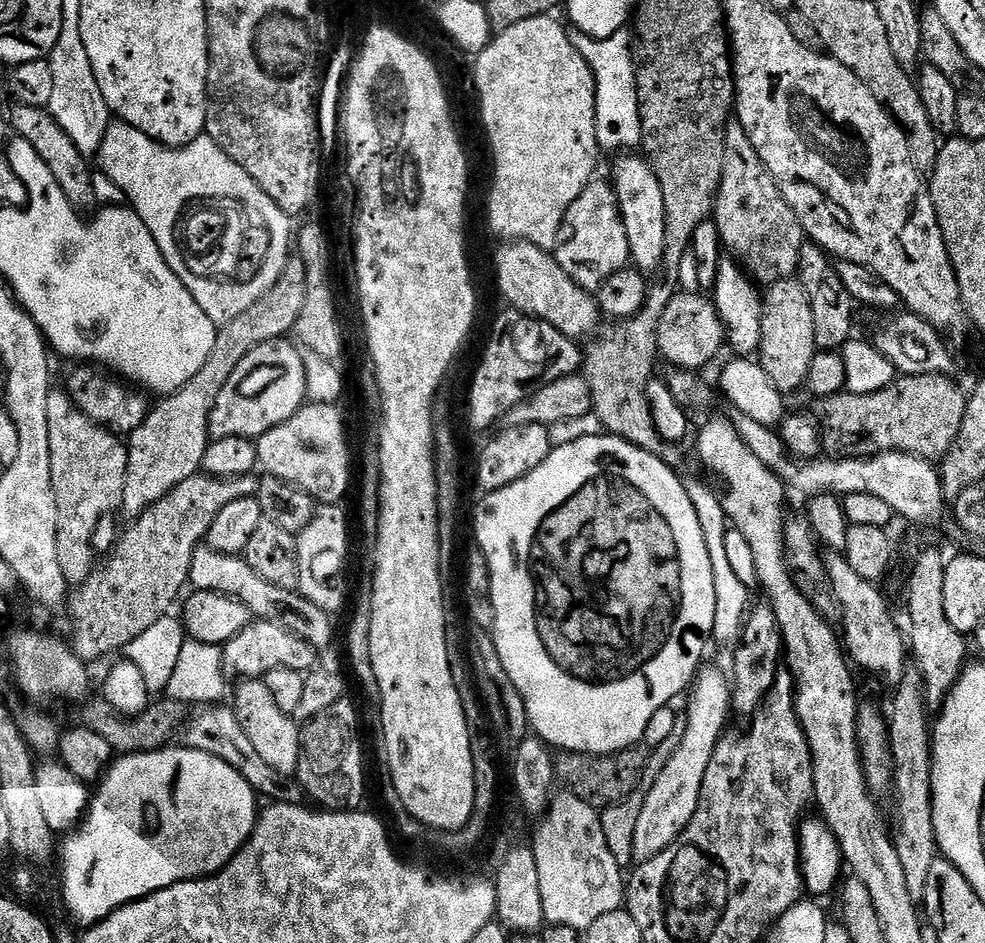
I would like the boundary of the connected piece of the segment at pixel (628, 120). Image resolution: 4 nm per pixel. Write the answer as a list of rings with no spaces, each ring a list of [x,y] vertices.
[[[568,28],[570,42],[586,58],[596,79],[596,146],[603,153],[636,150],[641,147],[642,118],[638,110],[634,36],[625,30],[610,38],[595,40],[576,28]]]

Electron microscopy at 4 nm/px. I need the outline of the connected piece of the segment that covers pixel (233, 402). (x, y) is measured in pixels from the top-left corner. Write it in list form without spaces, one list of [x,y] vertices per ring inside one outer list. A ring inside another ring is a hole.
[[[288,338],[271,340],[250,350],[250,354],[238,362],[238,370],[230,374],[230,382],[222,386],[222,394],[218,394],[218,402],[214,402],[210,414],[209,437],[212,440],[231,436],[259,438],[289,420],[307,400],[306,366],[301,349]]]

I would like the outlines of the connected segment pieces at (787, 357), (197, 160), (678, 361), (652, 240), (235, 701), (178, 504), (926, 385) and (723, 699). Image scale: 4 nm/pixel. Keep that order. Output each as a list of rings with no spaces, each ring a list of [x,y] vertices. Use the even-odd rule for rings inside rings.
[[[789,278],[767,285],[762,299],[758,363],[780,392],[791,394],[799,388],[801,391],[808,383],[810,362],[814,362],[818,351],[814,342],[814,314],[810,311],[810,298],[806,290],[802,290],[799,279]]]
[[[113,119],[106,130],[106,136],[102,138],[102,146],[94,160],[99,171],[104,172],[106,178],[110,178],[110,182],[114,182],[114,186],[118,186],[118,190],[122,190],[125,201],[136,211],[138,218],[142,218],[142,222],[146,222],[146,230],[150,230],[150,234],[154,234],[154,242],[158,242],[158,250],[162,250],[170,270],[174,270],[174,274],[178,274],[178,278],[184,283],[186,290],[190,290],[194,302],[198,302],[198,306],[202,306],[202,310],[206,310],[206,318],[210,318],[212,324],[219,326],[238,318],[238,314],[242,314],[242,310],[250,310],[250,306],[254,306],[254,302],[258,302],[258,298],[262,298],[262,294],[266,294],[266,290],[270,290],[270,286],[274,286],[274,282],[278,282],[278,278],[290,258],[288,247],[291,244],[293,247],[294,244],[293,217],[287,216],[274,202],[274,198],[270,198],[270,194],[266,194],[266,190],[262,190],[262,186],[258,186],[258,182],[254,182],[254,178],[250,178],[250,174],[246,174],[246,170],[242,170],[242,166],[238,166],[238,162],[234,162],[207,134],[199,136],[185,148],[167,148],[166,145],[159,144],[157,140],[152,140],[146,134],[142,134],[142,130],[134,130],[134,126],[130,126],[125,120]],[[256,216],[267,220],[270,230],[264,230],[260,224],[254,224],[252,220]]]
[[[678,292],[662,314],[659,322],[656,346],[659,357],[680,370],[700,370],[710,363],[722,348],[727,331],[713,301],[705,295]]]
[[[624,154],[619,158],[621,160],[612,168],[610,180],[616,189],[616,201],[626,226],[631,263],[645,274],[656,274],[661,271],[666,250],[666,202],[662,202],[662,186],[658,186],[658,178],[647,160],[636,154]]]
[[[241,679],[237,684],[240,685],[237,686],[236,693],[232,692],[230,696],[230,707],[234,710],[242,730],[246,730],[254,751],[266,761],[266,766],[278,770],[278,774],[291,777],[298,766],[301,725],[297,724],[289,713],[279,709],[274,702],[274,694],[270,694],[270,686],[266,686],[263,679]]]
[[[197,474],[186,478],[182,486],[174,486],[166,498],[154,502],[150,510],[143,512],[138,519],[127,525],[128,529],[121,531],[116,537],[116,544],[107,553],[108,560],[93,568],[92,573],[69,595],[66,601],[68,620],[72,623],[70,643],[73,652],[85,662],[100,660],[111,652],[123,653],[138,634],[150,630],[158,618],[169,615],[173,611],[172,603],[181,599],[180,591],[189,587],[190,566],[197,548],[207,537],[214,518],[219,512],[230,506],[238,498],[250,498],[256,495],[259,479],[255,475],[235,476],[234,478],[218,478]]]
[[[900,374],[893,384],[886,386],[886,390],[878,390],[878,394],[854,394],[845,390],[836,396],[817,399],[810,412],[818,421],[818,427],[824,437],[823,451],[838,460],[866,458],[883,452],[905,452],[920,456],[923,460],[943,461],[944,455],[956,445],[964,415],[968,413],[968,396],[952,379],[948,374]]]
[[[701,667],[696,673],[695,681],[690,689],[692,701],[688,704],[686,734],[682,734],[682,746],[674,750],[674,758],[662,766],[662,774],[654,782],[650,794],[646,794],[646,802],[642,806],[642,814],[638,814],[638,827],[634,829],[634,854],[636,860],[643,862],[662,854],[669,848],[694,818],[694,810],[698,810],[698,802],[702,794],[702,778],[706,778],[706,766],[710,766],[710,758],[714,758],[714,750],[720,737],[725,735],[730,717],[732,690],[730,680],[716,668]]]

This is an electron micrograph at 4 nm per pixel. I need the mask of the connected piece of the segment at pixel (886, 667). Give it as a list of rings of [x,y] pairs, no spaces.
[[[832,550],[824,557],[824,565],[827,567],[832,582],[832,589],[836,595],[836,604],[840,607],[839,623],[844,623],[844,632],[842,628],[842,642],[846,647],[847,655],[851,663],[857,669],[865,668],[868,672],[873,672],[884,684],[895,686],[902,682],[902,674],[906,667],[904,654],[906,658],[906,636],[896,625],[896,620],[892,617],[892,612],[888,609],[888,600],[879,592],[877,585],[870,580],[858,578],[854,570],[850,567],[850,562],[845,558],[843,551]]]

